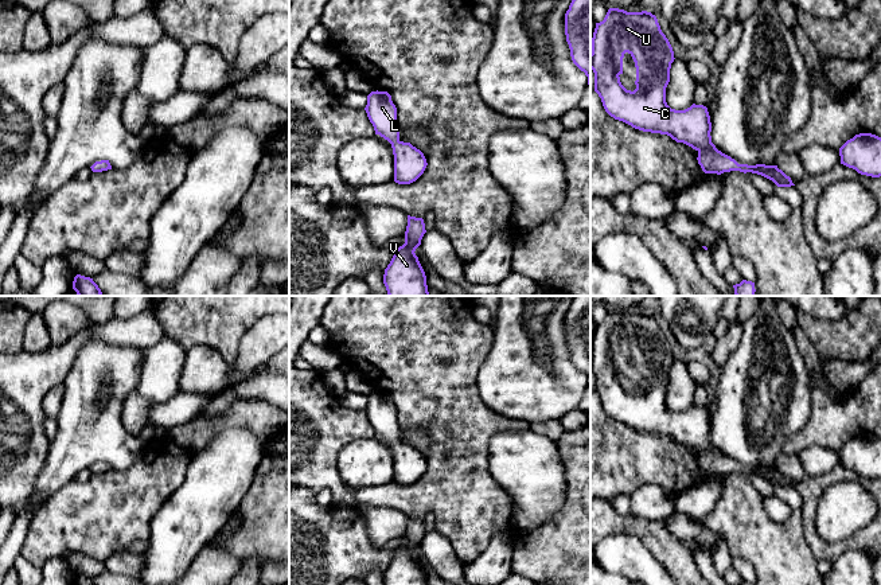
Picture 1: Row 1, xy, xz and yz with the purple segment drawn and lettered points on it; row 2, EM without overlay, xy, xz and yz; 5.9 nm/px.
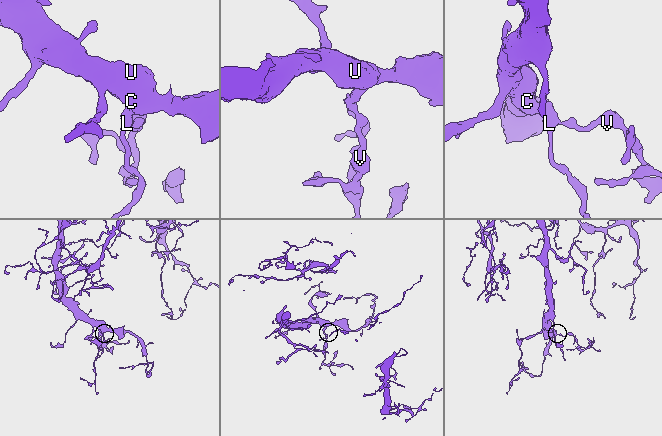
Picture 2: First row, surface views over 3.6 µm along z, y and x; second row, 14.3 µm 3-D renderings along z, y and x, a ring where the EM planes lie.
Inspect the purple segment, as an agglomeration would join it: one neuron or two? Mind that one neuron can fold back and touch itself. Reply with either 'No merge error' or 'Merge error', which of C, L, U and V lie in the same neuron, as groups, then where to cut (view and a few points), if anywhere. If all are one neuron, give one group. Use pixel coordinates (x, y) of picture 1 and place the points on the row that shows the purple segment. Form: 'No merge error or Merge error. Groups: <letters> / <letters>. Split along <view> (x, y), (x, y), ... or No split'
No merge error. Groups: C L U V. No split

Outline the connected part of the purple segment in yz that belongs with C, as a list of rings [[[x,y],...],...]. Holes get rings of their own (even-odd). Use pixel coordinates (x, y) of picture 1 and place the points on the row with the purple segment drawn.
[[[609,8],[604,20],[596,23],[590,52],[595,91],[605,112],[635,129],[667,134],[691,147],[698,152],[697,160],[705,173],[752,172],[772,180],[777,187],[795,186],[777,165],[738,164],[718,151],[712,143],[706,106],[693,104],[685,110],[675,110],[667,105],[666,87],[674,59],[673,47],[655,15]],[[625,52],[636,67],[634,91],[627,90],[619,77],[623,74]]]

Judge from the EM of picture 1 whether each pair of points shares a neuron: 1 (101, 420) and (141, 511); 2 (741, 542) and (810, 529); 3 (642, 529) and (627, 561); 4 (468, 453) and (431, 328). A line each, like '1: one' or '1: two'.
1: two
2: two
3: two
4: one

